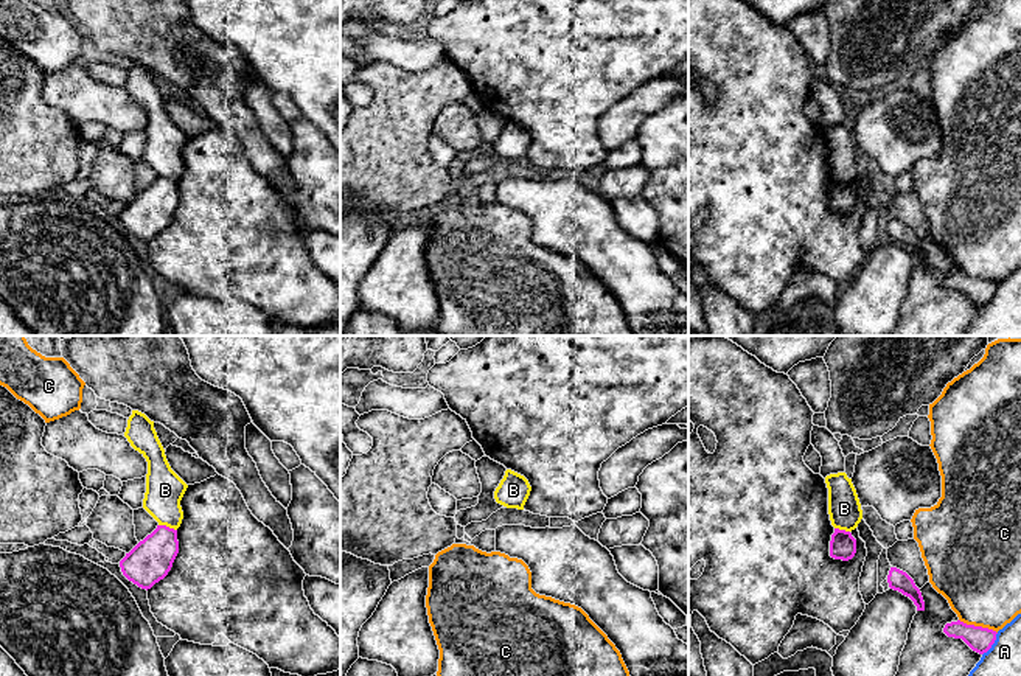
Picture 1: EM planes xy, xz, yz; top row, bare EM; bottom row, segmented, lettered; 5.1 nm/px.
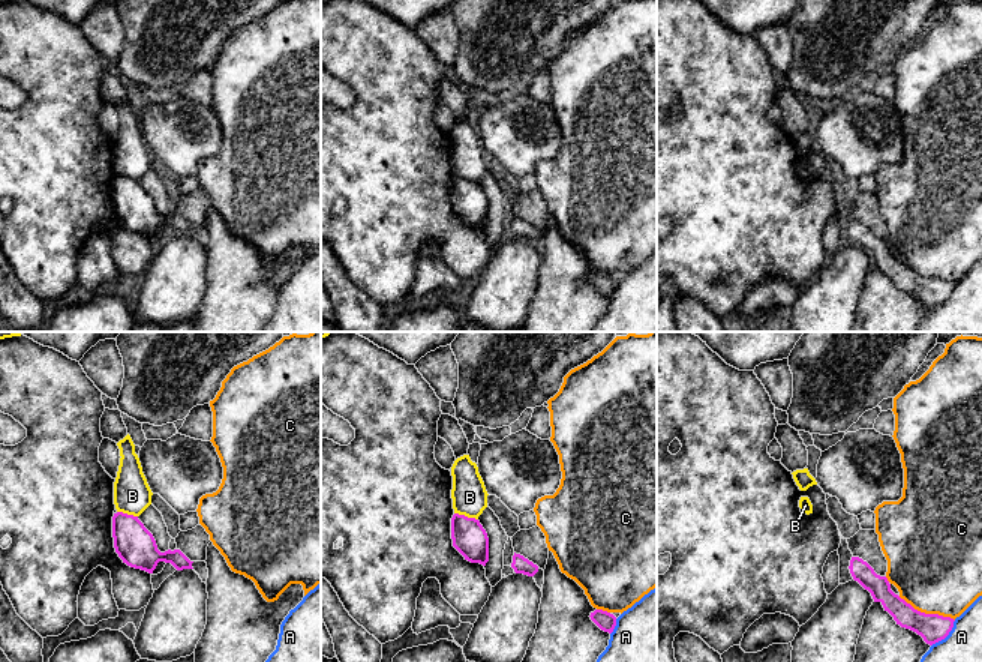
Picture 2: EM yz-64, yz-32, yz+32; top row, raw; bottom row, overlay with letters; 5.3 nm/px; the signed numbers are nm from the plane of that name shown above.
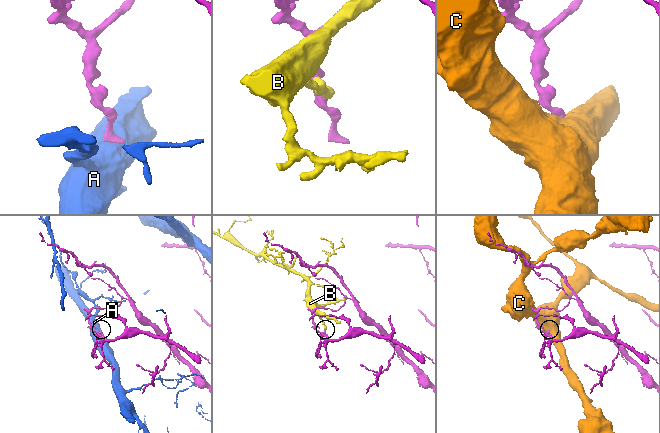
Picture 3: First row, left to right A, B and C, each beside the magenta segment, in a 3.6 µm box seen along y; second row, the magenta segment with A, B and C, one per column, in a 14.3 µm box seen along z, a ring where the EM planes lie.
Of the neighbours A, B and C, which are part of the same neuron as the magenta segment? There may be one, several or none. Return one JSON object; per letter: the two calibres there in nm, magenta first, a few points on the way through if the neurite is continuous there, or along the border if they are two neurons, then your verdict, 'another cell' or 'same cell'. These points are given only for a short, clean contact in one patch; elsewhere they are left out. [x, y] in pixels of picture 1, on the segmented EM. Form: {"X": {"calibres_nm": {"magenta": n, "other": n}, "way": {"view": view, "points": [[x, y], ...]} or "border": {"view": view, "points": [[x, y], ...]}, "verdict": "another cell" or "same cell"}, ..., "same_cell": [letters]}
{"A": {"calibres_nm": {"magenta": 130, "other": 180}, "verdict": "another cell"}, "B": {"calibres_nm": {"magenta": 220, "other": 190}, "border": {"view": "xy", "points": [[159, 524], [176, 530]]}, "verdict": "another cell"}, "C": {"calibres_nm": {"magenta": 130, "other": 420}, "verdict": "another cell"}, "same_cell": []}

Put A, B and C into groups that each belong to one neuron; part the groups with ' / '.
A / B / C

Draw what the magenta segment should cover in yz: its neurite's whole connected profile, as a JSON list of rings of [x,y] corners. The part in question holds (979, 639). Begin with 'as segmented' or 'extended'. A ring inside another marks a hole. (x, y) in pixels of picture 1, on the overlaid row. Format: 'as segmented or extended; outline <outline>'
as segmented; outline [[[960,620],[946,623],[943,632],[948,637],[962,639],[973,651],[984,654],[987,653],[996,640],[996,631],[967,625]]]

